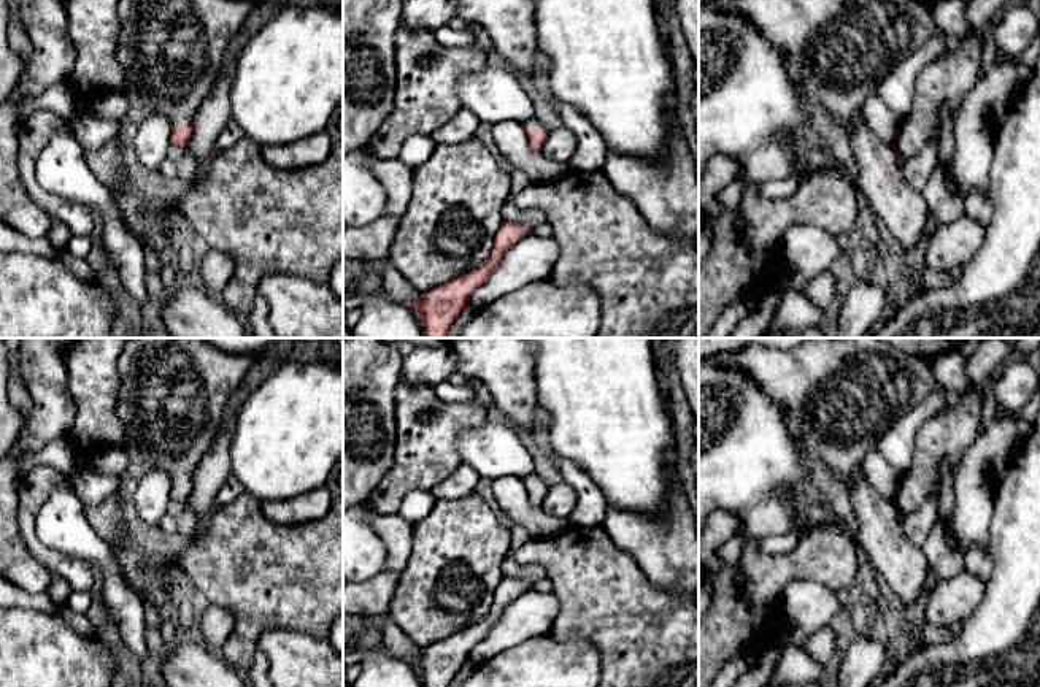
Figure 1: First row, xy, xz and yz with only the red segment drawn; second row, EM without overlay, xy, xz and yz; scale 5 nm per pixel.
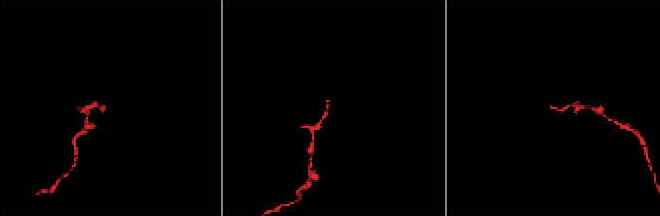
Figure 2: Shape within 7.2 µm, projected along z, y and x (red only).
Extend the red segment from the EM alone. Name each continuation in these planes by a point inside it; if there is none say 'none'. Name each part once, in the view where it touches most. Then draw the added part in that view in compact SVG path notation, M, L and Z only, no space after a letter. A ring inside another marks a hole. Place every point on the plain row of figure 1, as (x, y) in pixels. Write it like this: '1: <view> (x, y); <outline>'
1: xy (172, 391); M129 338L117 359L117 417L127 433L127 446L135 446L149 468L165 471L173 481L192 481L202 457L222 428L224 409L232 393L243 384L256 359L219 351L202 338Z

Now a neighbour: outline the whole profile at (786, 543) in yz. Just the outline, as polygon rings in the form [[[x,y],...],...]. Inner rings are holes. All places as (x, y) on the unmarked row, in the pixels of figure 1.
[[[792,530],[784,535],[767,536],[757,543],[765,554],[789,554],[794,552],[799,543],[799,535]]]

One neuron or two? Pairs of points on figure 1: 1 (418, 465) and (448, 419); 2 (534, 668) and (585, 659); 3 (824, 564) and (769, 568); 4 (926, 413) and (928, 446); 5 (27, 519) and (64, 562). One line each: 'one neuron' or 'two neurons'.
1: one neuron
2: one neuron
3: one neuron
4: two neurons
5: one neuron

